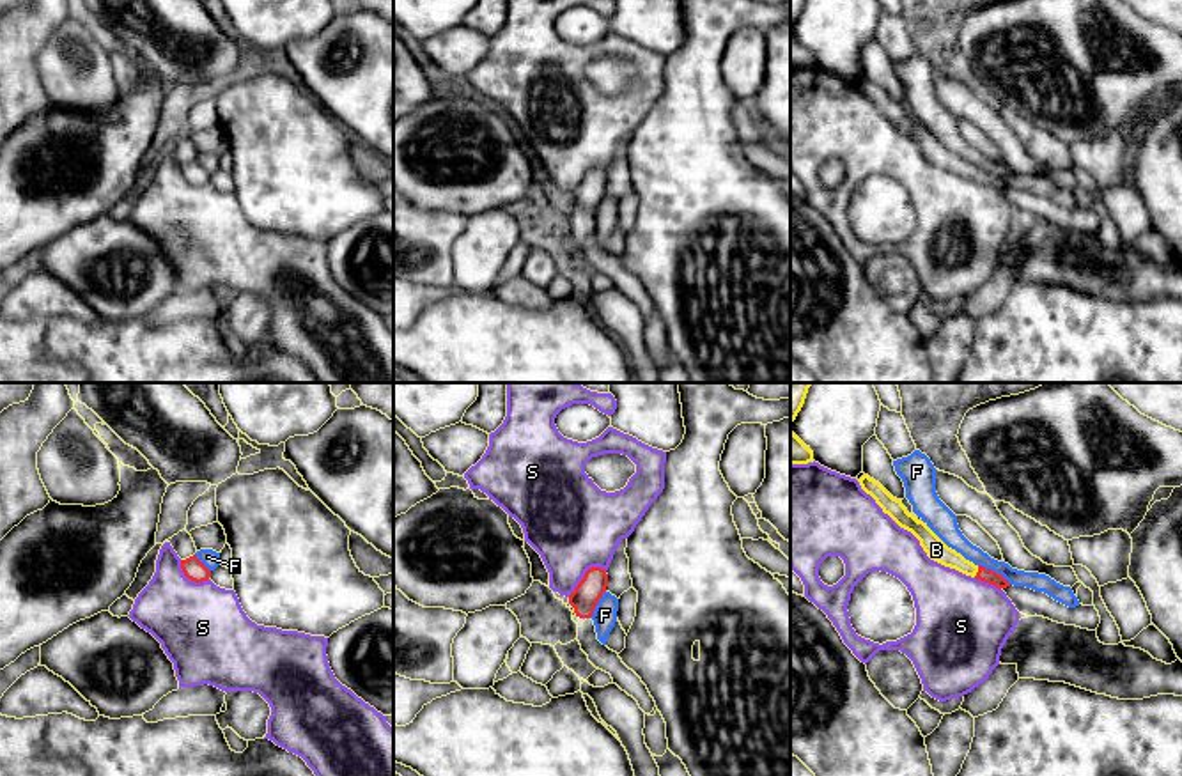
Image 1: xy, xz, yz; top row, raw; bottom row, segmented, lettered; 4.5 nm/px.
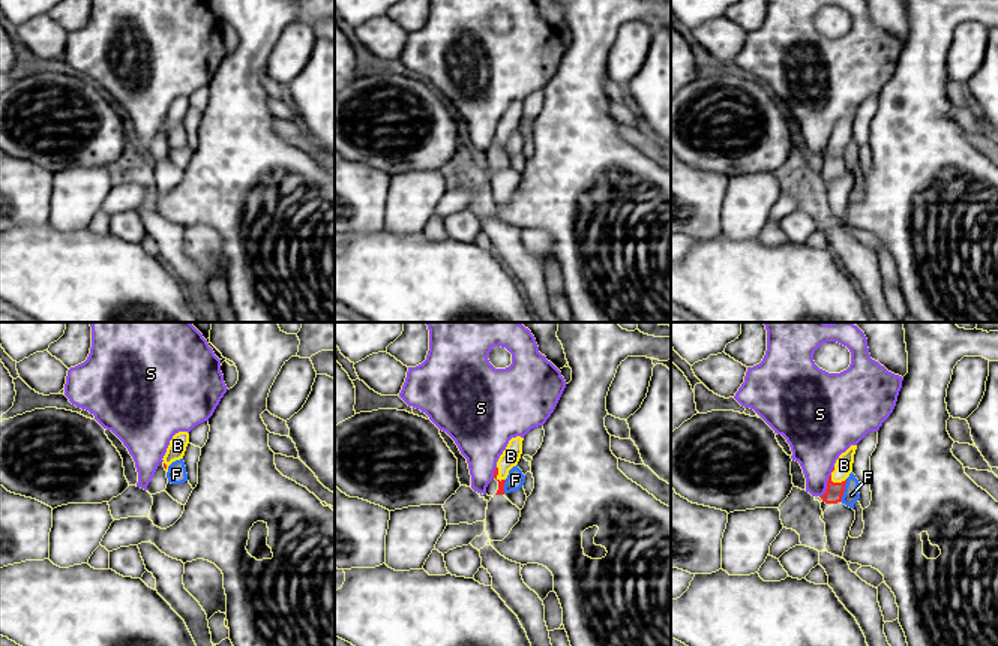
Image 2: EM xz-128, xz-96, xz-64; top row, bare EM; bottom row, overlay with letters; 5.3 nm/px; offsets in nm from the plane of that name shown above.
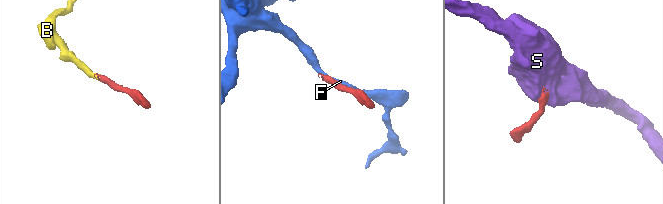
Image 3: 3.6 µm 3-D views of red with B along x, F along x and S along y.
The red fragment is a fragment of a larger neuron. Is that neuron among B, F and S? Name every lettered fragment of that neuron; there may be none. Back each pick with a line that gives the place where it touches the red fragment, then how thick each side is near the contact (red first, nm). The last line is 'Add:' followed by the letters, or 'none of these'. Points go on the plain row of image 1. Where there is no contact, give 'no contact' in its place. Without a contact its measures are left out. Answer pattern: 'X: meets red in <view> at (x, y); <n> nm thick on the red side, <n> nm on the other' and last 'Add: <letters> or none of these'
B: meets red in yz at (979, 174); 70 nm thick on the red side, 100 nm on the other
Add: B

